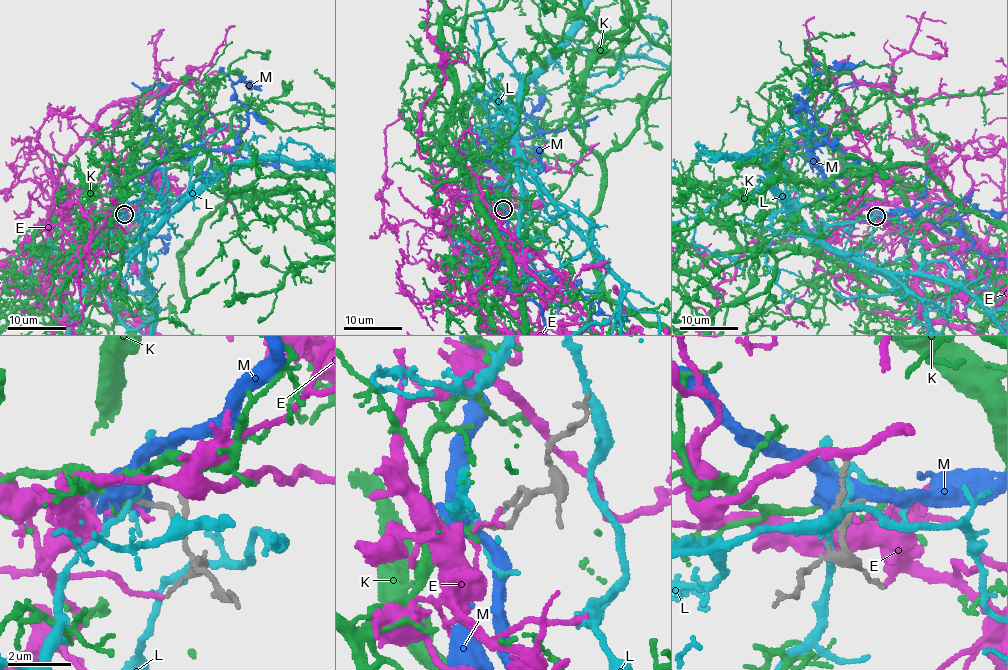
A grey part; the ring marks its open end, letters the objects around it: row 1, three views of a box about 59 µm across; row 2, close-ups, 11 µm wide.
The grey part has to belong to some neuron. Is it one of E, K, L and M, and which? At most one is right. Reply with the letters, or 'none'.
K

